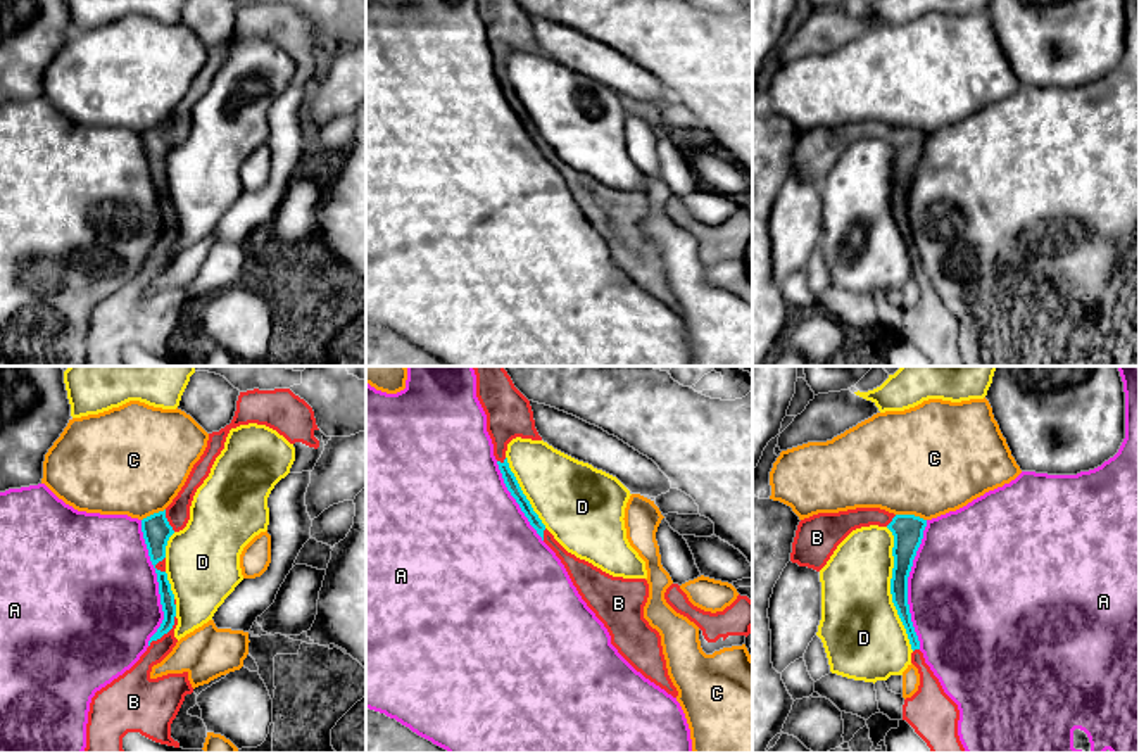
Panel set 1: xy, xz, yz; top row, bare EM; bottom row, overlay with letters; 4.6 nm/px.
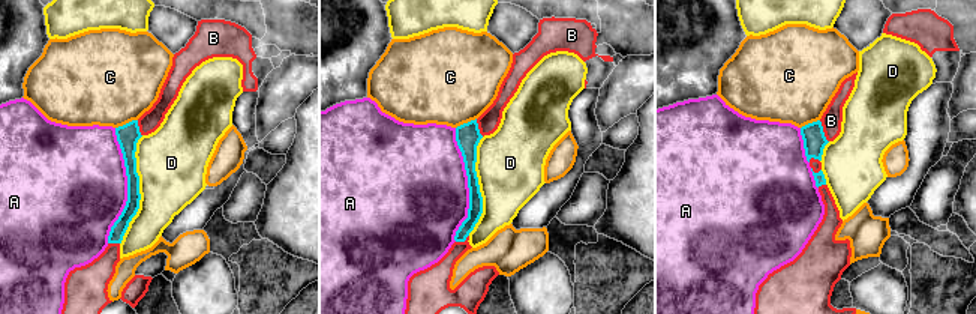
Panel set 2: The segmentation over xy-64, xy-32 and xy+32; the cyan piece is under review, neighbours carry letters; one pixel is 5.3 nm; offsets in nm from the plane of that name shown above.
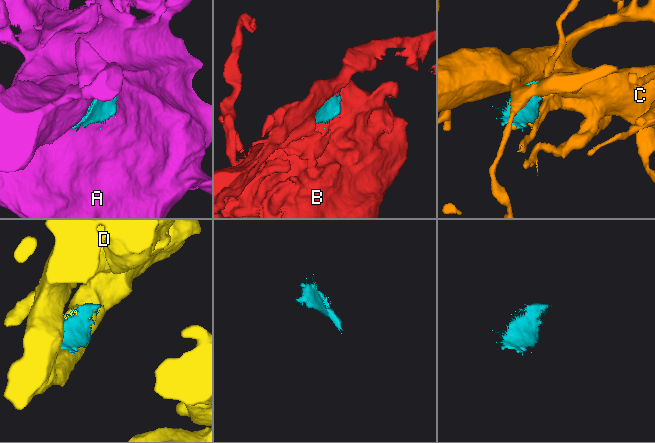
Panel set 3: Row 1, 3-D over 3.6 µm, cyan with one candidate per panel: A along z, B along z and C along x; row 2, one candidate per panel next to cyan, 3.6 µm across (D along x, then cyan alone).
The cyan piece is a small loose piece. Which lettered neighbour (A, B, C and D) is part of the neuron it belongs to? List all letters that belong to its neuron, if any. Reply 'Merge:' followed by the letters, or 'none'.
Merge: B

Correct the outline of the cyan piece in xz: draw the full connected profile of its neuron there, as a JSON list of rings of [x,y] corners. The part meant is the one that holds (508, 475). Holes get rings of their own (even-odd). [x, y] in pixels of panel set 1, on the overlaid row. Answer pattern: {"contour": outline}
{"contour": [[[473,366],[473,370],[476,397],[487,414],[487,432],[507,490],[530,525],[561,560],[582,599],[607,629],[618,653],[645,679],[676,698],[678,691],[668,675],[661,636],[644,618],[649,598],[647,580],[613,577],[602,572],[568,553],[545,528],[506,458],[507,444],[516,437],[542,440],[535,428],[530,401],[514,387],[504,366]]]}

